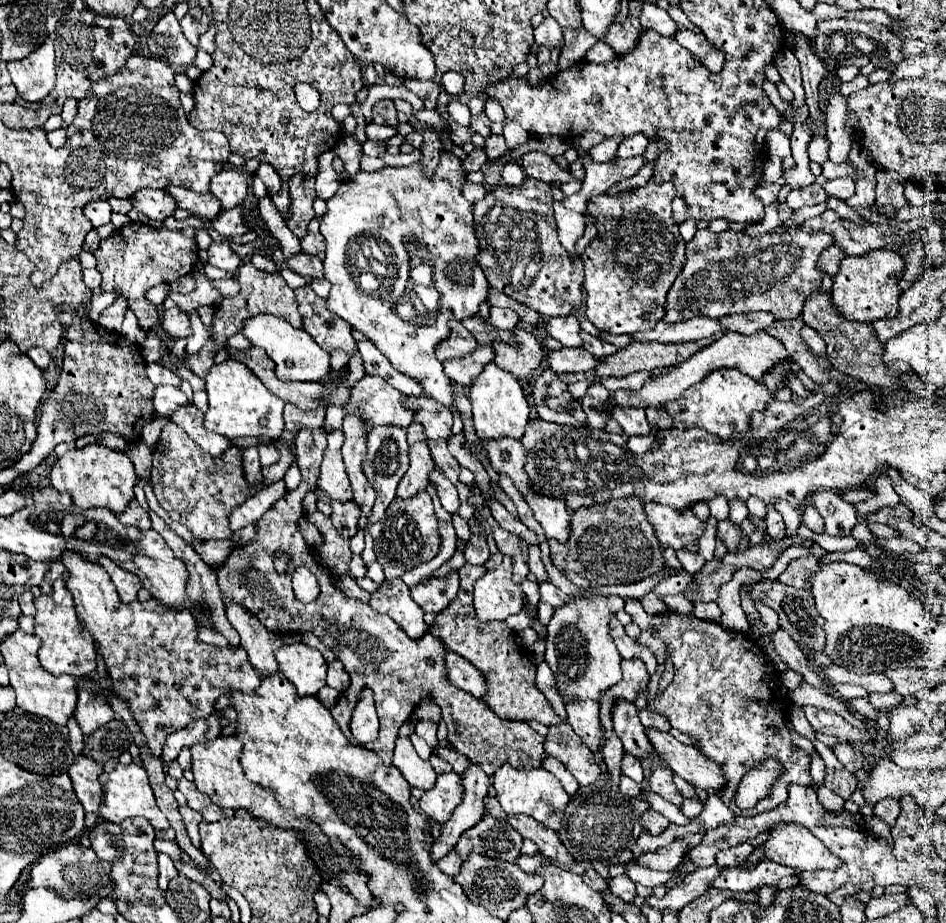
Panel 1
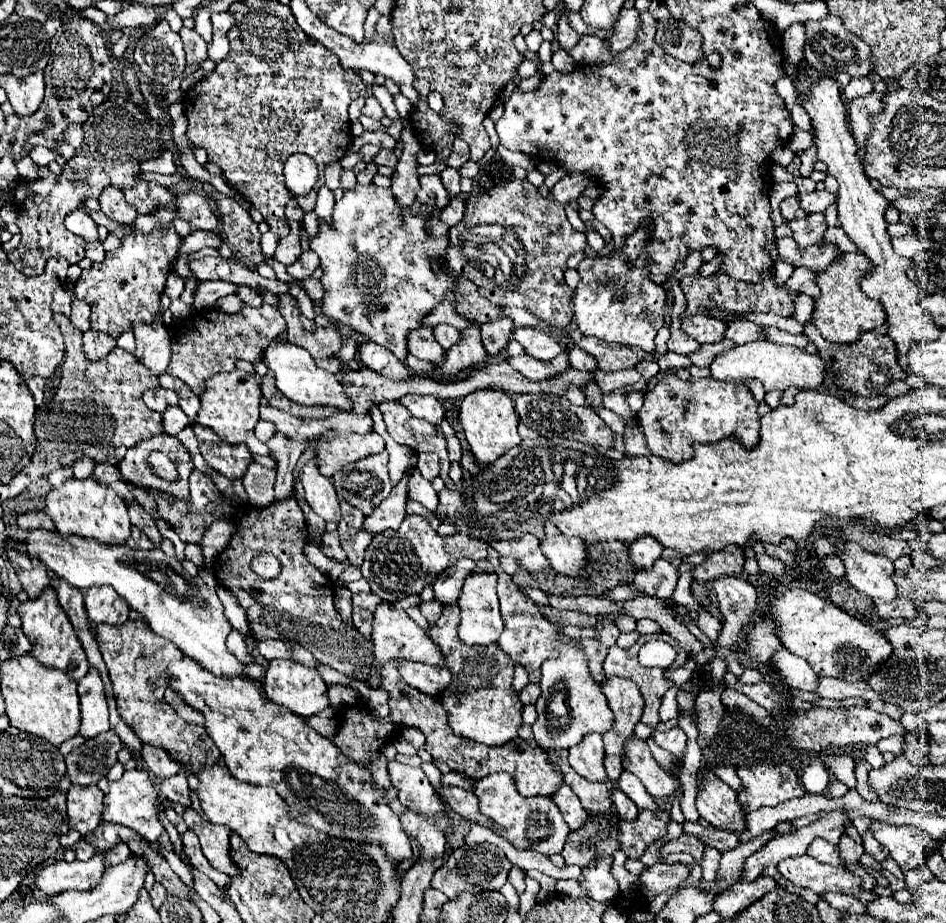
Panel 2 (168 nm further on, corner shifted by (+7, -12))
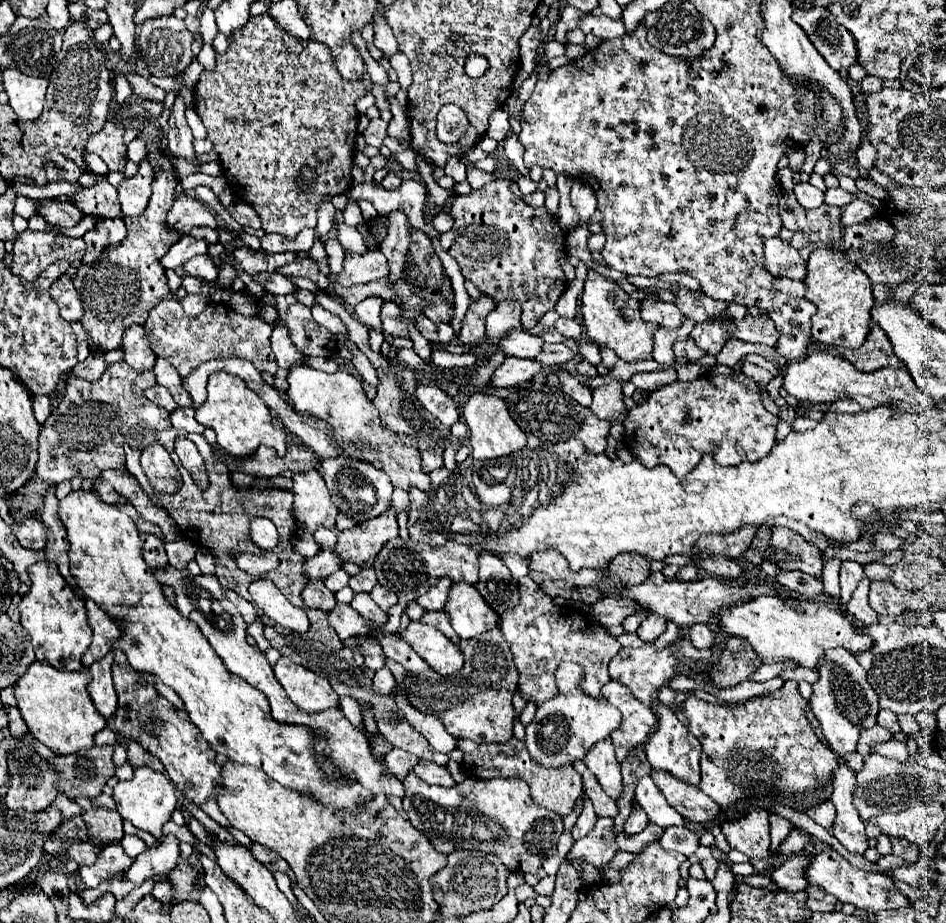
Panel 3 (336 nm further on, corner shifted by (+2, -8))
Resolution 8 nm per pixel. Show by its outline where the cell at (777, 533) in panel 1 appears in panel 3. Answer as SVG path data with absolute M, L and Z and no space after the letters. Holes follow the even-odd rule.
M774 527L772 539L770 539L770 561L786 571L800 569L808 575L820 577L822 575L822 559L820 549L806 541L802 535L786 529L786 527Z

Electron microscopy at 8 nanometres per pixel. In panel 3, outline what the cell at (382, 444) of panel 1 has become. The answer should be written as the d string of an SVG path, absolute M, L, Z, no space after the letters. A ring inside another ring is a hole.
M344 455L324 459L322 461L322 477L328 485L328 491L332 495L332 501L336 503L336 507L358 523L372 519L372 517L384 513L390 507L392 489L394 489L392 483L390 483L390 477L386 473L378 471L378 467L374 467L366 461L350 459L350 457L344 457ZM352 477L356 477L356 479L352 481Z

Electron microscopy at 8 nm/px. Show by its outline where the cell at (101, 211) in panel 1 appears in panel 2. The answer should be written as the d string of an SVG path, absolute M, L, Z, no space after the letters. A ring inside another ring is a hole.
M83 209L71 211L71 213L65 217L65 227L67 227L71 233L75 233L75 235L87 239L87 241L97 241L97 225L93 223L93 219L91 219Z

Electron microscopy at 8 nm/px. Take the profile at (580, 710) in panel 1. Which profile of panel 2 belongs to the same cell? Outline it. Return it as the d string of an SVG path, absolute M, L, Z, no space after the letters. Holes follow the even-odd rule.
M589 735L589 739L585 739L577 747L569 749L571 767L581 777L585 777L587 781L593 781L593 783L607 781L603 759L605 759L605 749L603 749L601 735Z

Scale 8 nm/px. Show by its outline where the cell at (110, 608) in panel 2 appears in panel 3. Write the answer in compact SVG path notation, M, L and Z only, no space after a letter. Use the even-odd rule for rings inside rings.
M86 599L86 609L94 637L92 637L92 645L82 657L82 663L84 667L90 667L94 661L100 661L112 649L112 641L120 637L122 629L120 623L114 617L106 615L106 611L102 611L92 599Z

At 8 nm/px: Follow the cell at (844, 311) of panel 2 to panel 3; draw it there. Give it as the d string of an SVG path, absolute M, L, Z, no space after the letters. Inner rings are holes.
M820 247L812 251L808 259L808 275L804 283L808 285L806 299L810 299L818 309L812 319L814 339L826 345L858 349L870 331L870 309L874 305L872 283L866 273L840 251Z

